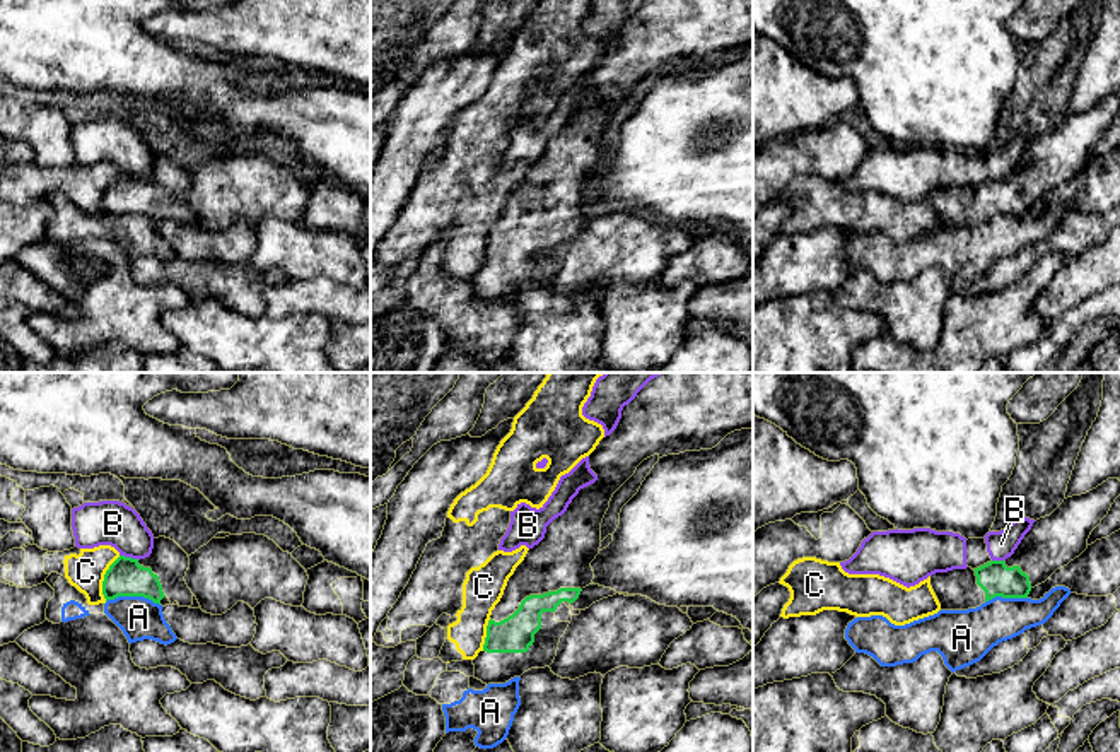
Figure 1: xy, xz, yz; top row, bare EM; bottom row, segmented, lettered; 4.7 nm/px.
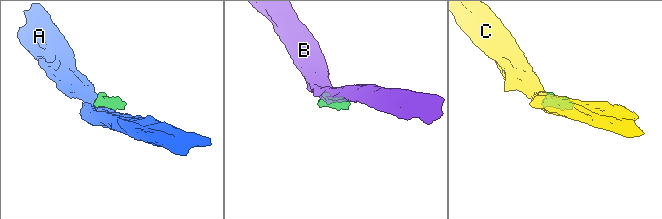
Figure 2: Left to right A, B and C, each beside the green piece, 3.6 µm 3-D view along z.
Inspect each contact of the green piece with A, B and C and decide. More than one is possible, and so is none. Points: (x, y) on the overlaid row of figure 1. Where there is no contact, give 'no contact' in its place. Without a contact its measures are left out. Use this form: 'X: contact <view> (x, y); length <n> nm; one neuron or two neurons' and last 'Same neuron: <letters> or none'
A: contact xy (134, 595); length 260 nm; two neurons
B: contact xy (130, 558); length 100 nm; two neurons
C: contact xy (104, 578); length 220 nm; two neurons
Same neuron: none

